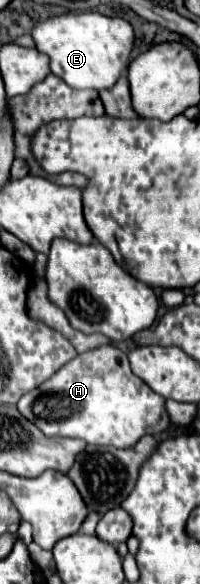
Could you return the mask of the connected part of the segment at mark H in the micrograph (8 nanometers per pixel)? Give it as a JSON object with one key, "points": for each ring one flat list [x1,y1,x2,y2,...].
{"points":[[99,346,79,354,77,358,67,362,53,378,49,378,35,390,23,394,17,408,45,436,69,436,95,446,127,448,133,446,145,434,157,436,169,428,169,418,163,410,163,404,165,400,159,398,159,394,151,394,151,388,131,372,127,354,123,350,115,346]]}

